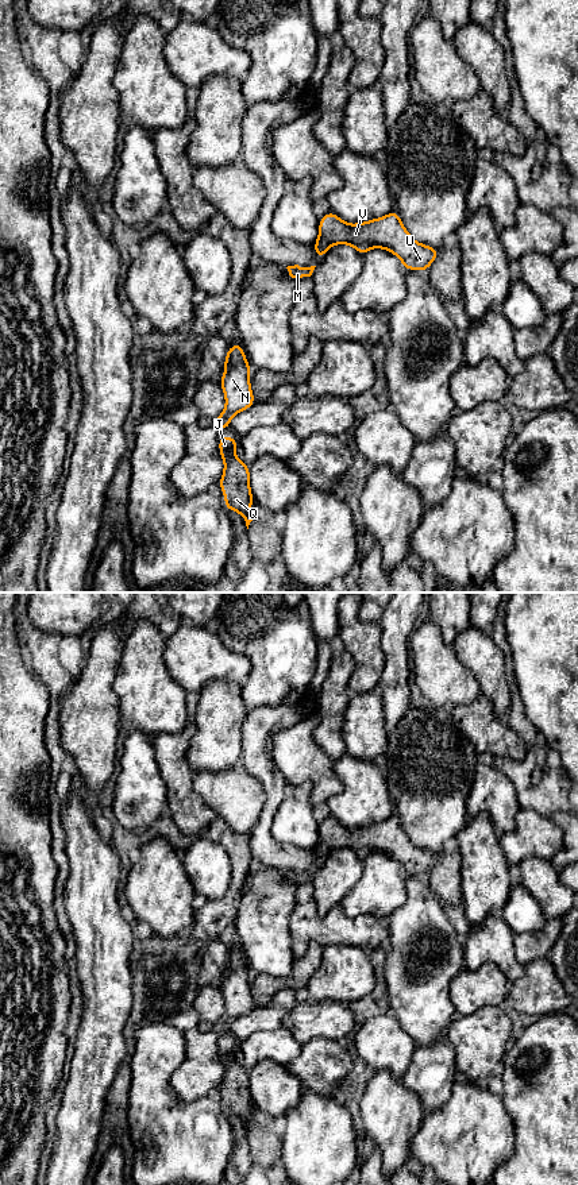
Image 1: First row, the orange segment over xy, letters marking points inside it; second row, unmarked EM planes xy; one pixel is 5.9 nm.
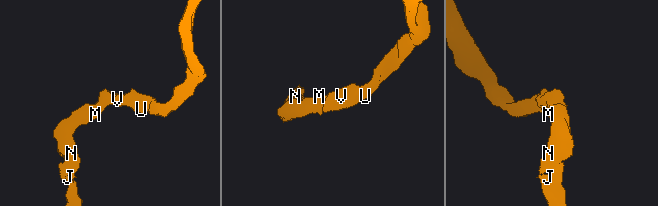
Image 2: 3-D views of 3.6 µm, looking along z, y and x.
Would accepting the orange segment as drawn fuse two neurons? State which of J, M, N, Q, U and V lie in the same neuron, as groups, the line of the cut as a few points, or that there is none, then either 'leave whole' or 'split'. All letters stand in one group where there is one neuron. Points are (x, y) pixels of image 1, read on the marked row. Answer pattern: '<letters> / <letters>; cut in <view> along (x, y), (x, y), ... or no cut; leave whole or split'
J M N Q U V; no cut; leave whole

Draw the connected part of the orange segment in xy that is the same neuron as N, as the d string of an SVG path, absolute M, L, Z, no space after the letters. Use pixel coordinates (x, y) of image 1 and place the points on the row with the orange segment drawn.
M239 340L226 354L224 374L219 381L226 397L226 406L221 414L213 421L219 431L231 426L231 418L255 404L250 385L251 367Z

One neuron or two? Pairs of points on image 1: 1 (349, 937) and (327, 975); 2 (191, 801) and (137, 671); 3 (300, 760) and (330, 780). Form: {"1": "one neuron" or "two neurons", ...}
{"1": "two neurons", "2": "two neurons", "3": "one neuron"}

